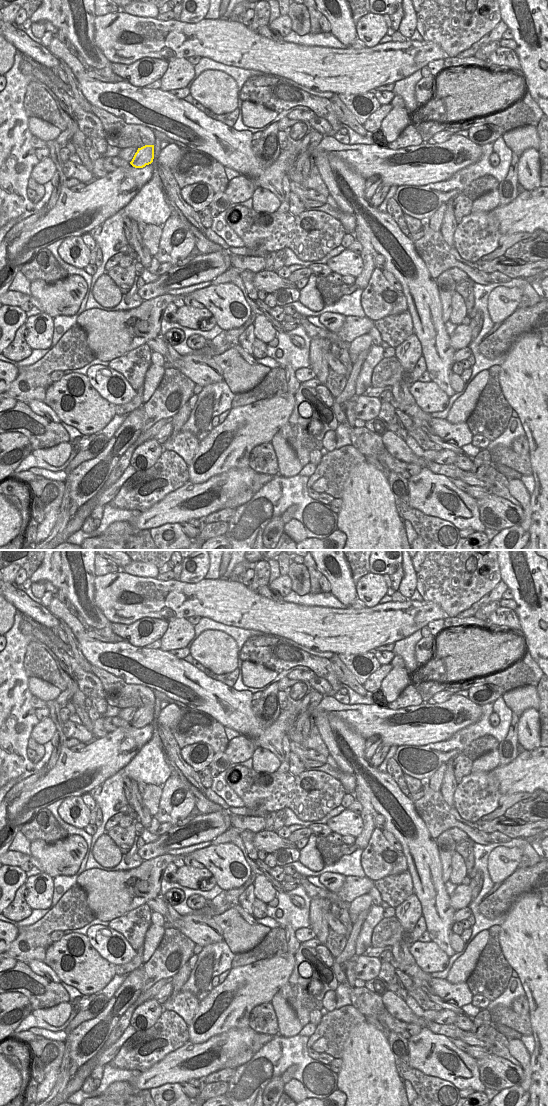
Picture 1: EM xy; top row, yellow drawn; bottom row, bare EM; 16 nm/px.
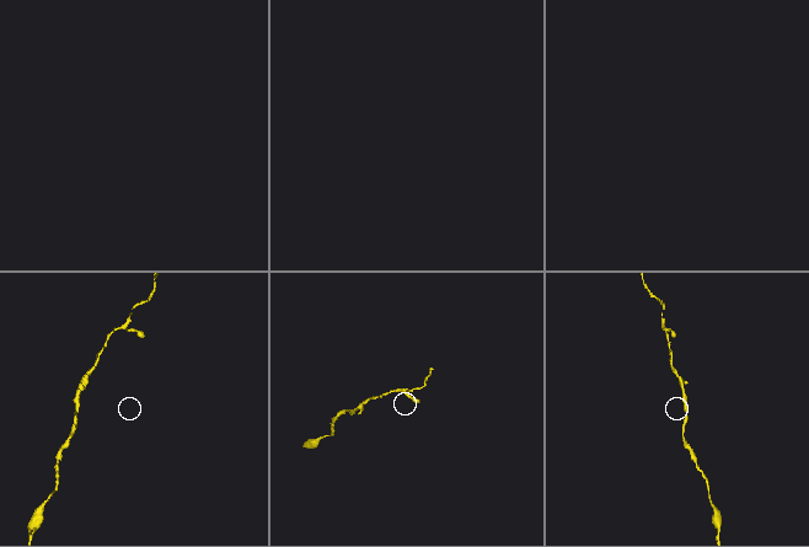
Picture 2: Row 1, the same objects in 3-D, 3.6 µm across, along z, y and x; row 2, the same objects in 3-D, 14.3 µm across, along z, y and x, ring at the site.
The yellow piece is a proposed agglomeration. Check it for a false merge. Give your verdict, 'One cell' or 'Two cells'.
One cell.

